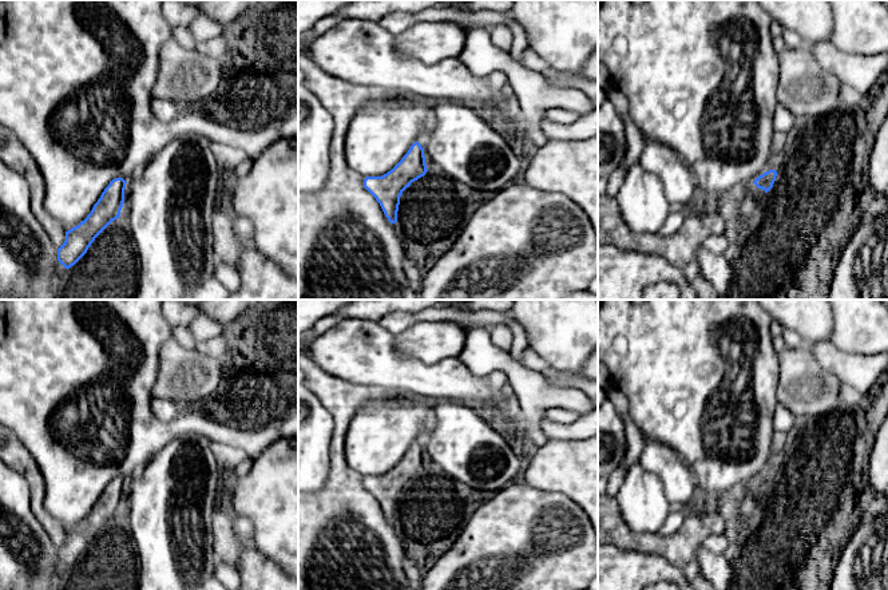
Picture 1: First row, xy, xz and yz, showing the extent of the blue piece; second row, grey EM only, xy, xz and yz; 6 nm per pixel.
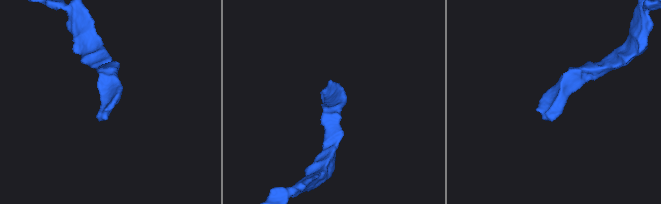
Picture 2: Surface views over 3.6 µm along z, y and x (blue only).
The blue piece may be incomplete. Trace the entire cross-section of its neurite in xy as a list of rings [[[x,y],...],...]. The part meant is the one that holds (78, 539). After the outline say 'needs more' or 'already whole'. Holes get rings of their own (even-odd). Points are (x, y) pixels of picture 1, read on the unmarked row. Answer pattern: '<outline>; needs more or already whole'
[[[115,478],[104,488],[91,512],[78,526],[66,531],[66,540],[58,549],[58,561],[70,569],[88,550],[95,538],[116,518],[124,502],[126,480]]]; already whole

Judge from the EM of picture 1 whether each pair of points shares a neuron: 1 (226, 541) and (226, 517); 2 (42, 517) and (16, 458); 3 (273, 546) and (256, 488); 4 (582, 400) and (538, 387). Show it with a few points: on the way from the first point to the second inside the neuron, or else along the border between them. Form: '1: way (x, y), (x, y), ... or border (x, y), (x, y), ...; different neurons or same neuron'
1: way (226, 535), (226, 522); same neuron
2: way (38, 502), (38, 487), (31, 472); same neuron
3: way (273, 531), (273, 506), (270, 503); same neuron
4: way (571, 399), (548, 396); same neuron

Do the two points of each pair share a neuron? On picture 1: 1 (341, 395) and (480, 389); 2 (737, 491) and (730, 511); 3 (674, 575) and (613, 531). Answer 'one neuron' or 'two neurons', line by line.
1: two neurons
2: one neuron
3: two neurons

